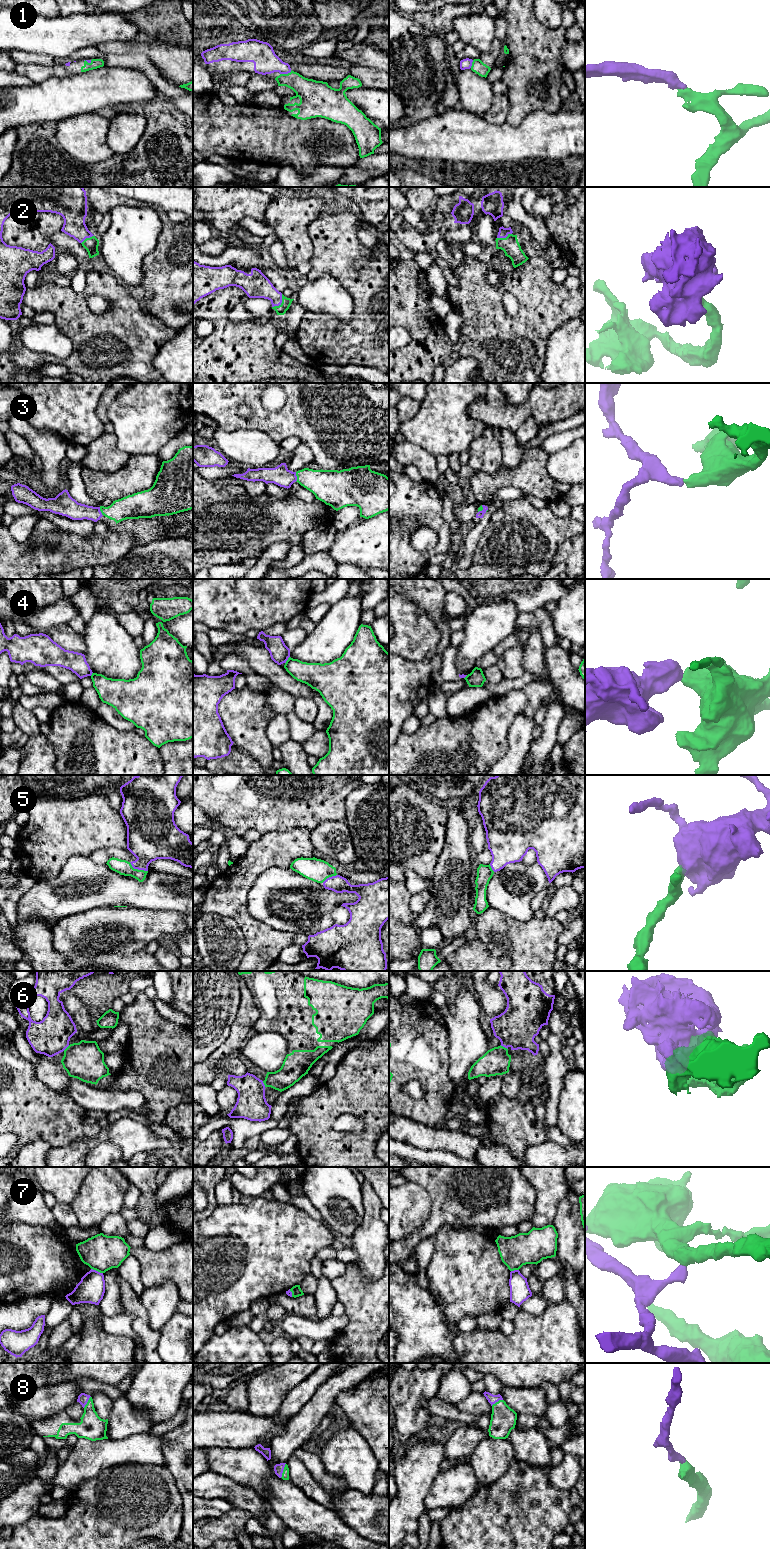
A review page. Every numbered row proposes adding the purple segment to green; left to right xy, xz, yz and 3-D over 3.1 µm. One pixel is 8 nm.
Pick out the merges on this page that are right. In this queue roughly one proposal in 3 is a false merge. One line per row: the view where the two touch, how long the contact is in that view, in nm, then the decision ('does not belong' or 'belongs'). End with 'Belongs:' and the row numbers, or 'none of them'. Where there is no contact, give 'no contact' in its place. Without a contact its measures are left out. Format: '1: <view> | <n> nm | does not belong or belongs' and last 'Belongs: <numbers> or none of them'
1: xz | 100 nm | belongs
2: xz | 140 nm | belongs
3: xz | 80 nm | belongs
4: xz | 70 nm | does not belong
5: xy | 170 nm | belongs
6: yz | 70 nm | does not belong
7: xy | 100 nm | does not belong
8: xz | 130 nm | belongs
Belongs: 1, 2, 3, 5, 8

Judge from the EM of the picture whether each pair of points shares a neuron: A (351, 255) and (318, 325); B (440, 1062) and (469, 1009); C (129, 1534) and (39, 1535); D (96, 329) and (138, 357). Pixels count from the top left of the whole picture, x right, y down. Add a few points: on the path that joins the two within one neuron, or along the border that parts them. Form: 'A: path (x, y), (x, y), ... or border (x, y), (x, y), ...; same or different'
A: path (353, 280), (360, 288), (360, 315), (343, 326); same
B: border (445, 1024), (448, 1039), (448, 1071); different
C: path (107, 1536), (61, 1537); same
D: path (107, 331), (115, 333), (131, 346); same

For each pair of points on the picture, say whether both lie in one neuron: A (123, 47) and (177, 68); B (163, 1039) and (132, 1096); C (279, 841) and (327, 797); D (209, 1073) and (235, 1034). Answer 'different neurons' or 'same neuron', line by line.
A: same neuron
B: different neurons
C: different neurons
D: same neuron

